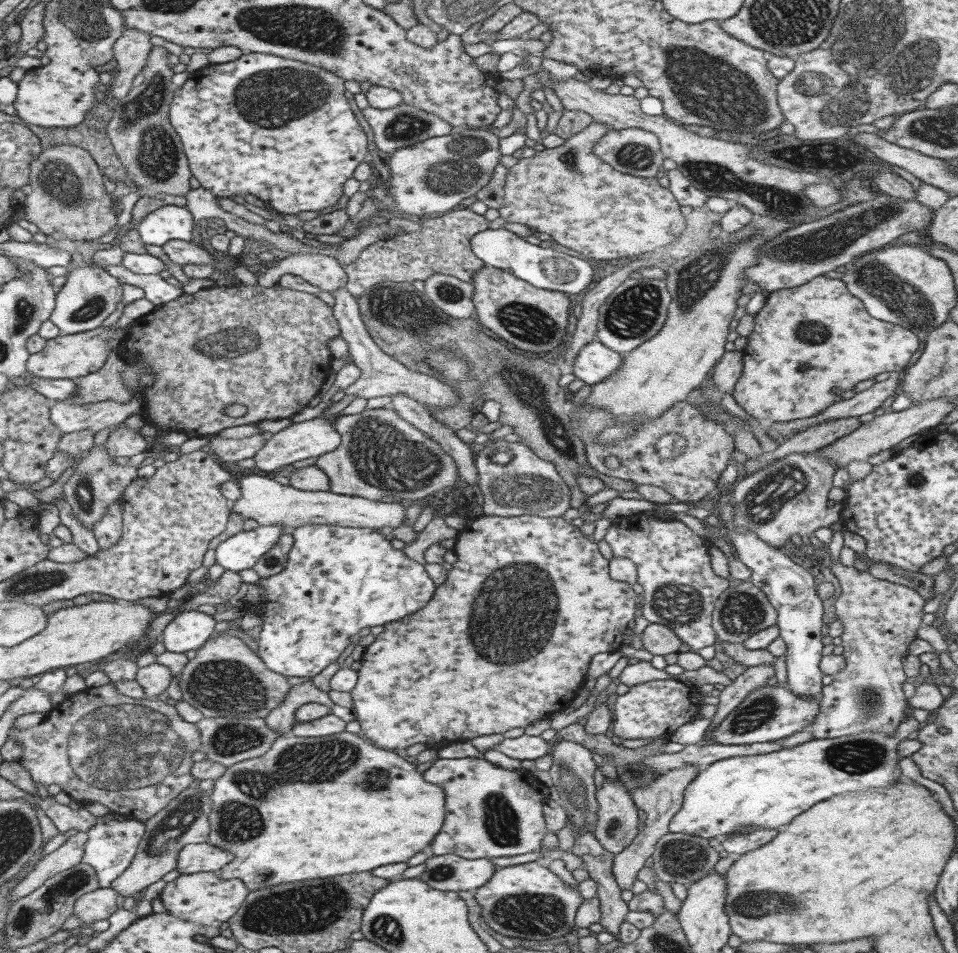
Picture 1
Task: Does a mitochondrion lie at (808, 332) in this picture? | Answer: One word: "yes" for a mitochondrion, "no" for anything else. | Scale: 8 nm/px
yes

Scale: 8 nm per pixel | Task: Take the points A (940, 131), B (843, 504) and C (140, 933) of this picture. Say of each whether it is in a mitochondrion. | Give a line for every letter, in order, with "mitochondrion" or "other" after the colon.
A: mitochondrion
B: other
C: other

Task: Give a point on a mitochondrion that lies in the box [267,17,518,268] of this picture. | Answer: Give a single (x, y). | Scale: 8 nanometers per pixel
(461, 168)

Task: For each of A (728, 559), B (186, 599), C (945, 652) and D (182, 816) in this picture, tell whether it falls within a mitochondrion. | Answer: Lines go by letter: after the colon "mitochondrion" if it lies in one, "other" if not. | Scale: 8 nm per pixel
A: other
B: other
C: other
D: mitochondrion

